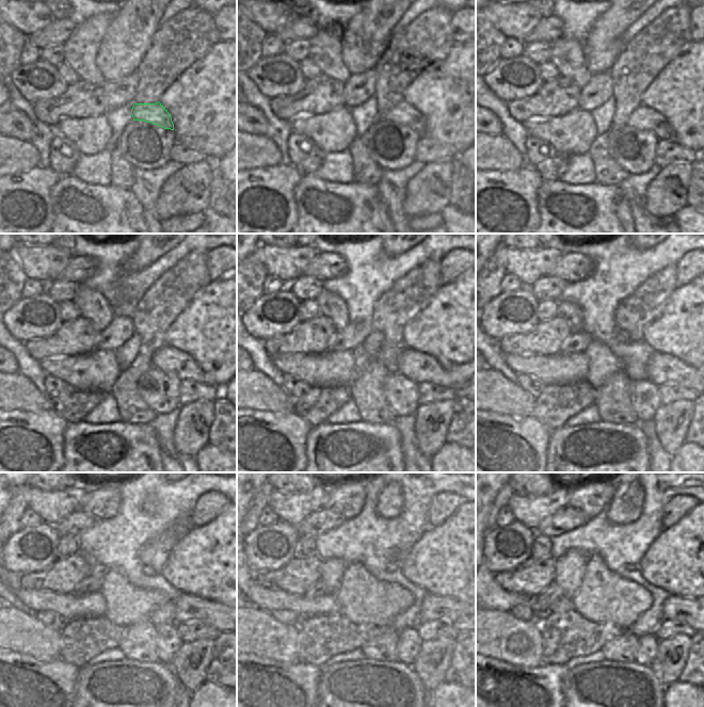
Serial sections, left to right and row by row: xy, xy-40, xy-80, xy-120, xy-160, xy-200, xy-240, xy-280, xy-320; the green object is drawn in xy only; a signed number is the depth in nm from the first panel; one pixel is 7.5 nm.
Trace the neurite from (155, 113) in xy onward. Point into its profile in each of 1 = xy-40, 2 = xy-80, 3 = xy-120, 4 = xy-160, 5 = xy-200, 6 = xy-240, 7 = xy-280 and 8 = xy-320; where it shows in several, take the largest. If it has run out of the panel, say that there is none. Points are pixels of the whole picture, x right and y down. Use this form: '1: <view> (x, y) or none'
1: xy-40 (404, 114)
2: xy-80 (644, 118)
3: xy-120 (174, 363)
4: xy-160 (418, 367)
5: xy-200 (661, 368)
6: xy-240 (188, 608)
7: xy-280 (444, 609)
8: xy-320 (692, 611)

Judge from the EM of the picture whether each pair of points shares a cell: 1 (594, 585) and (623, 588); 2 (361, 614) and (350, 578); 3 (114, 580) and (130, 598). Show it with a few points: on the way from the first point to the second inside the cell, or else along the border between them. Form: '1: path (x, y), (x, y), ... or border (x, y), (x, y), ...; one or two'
1: path (602, 588), (616, 588); one
2: path (361, 606), (357, 587); one
3: path (116, 584), (126, 594); one

